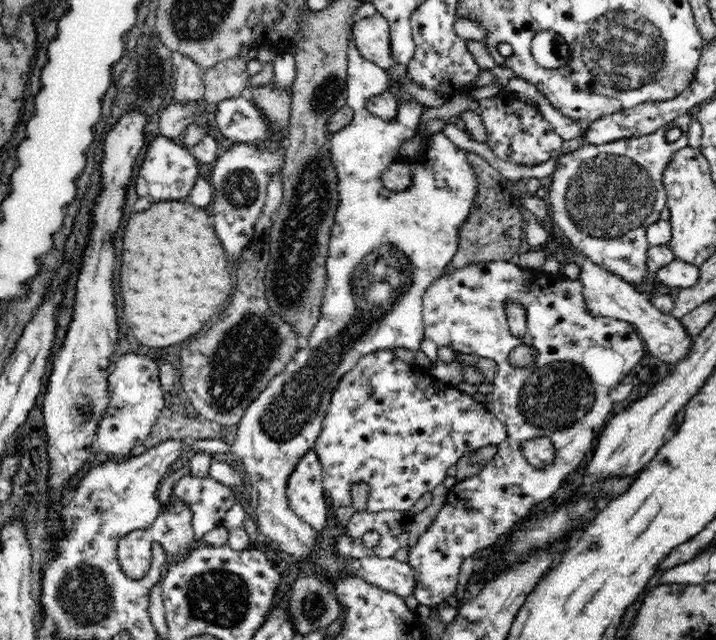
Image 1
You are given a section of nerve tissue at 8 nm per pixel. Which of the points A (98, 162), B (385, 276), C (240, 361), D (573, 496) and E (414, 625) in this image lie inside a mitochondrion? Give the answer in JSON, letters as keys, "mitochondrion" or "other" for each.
{"A":"other","B":"mitochondrion","C":"mitochondrion","D":"other","E":"other"}

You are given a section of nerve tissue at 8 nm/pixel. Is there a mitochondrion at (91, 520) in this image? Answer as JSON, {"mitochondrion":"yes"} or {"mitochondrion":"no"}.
{"mitochondrion":"no"}

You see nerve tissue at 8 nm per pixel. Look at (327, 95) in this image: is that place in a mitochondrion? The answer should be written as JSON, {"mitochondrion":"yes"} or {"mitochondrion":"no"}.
{"mitochondrion":"yes"}

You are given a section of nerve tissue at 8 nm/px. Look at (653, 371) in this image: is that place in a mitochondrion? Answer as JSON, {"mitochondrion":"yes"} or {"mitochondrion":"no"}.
{"mitochondrion":"no"}

